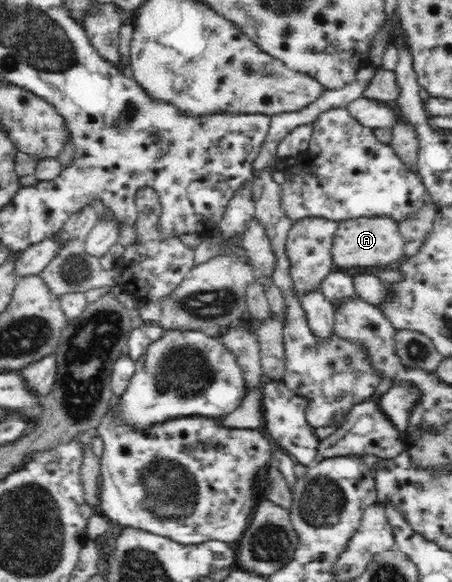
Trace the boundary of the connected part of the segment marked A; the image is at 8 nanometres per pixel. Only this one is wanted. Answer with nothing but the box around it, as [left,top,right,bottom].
[331,217,405,269]

